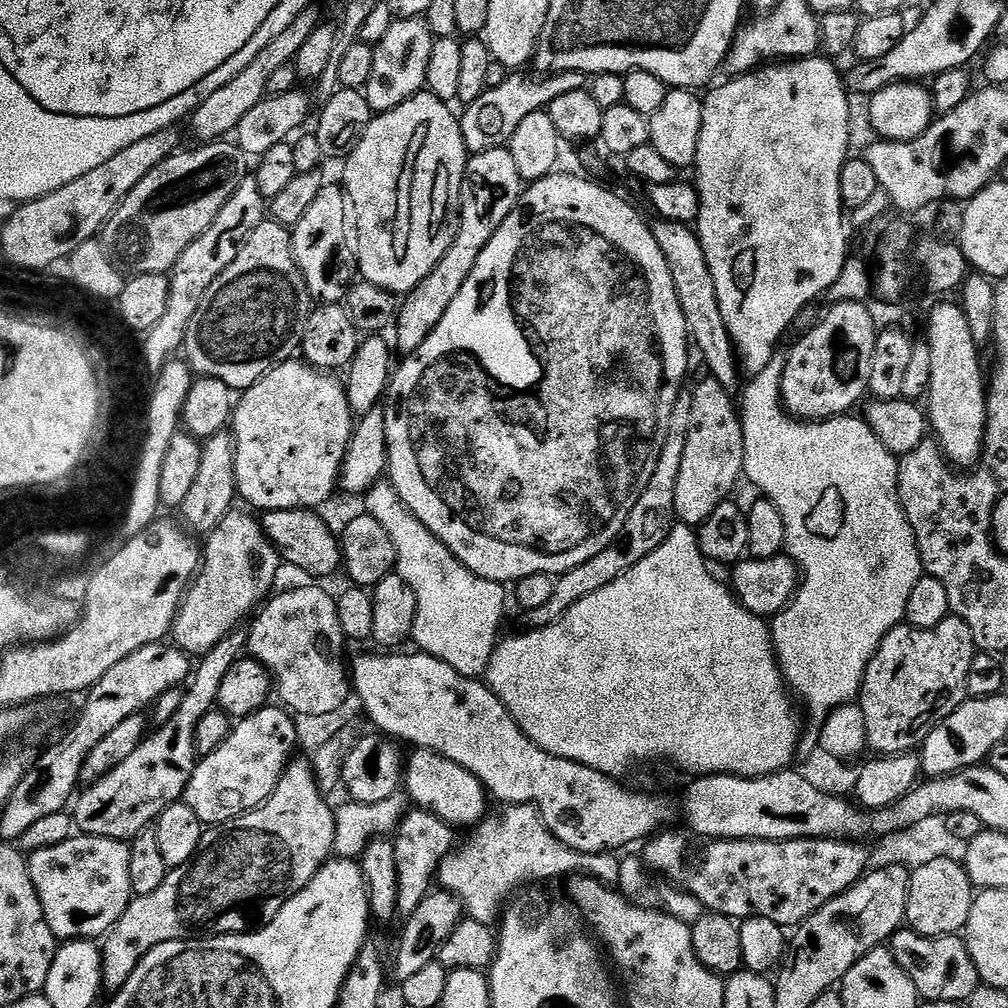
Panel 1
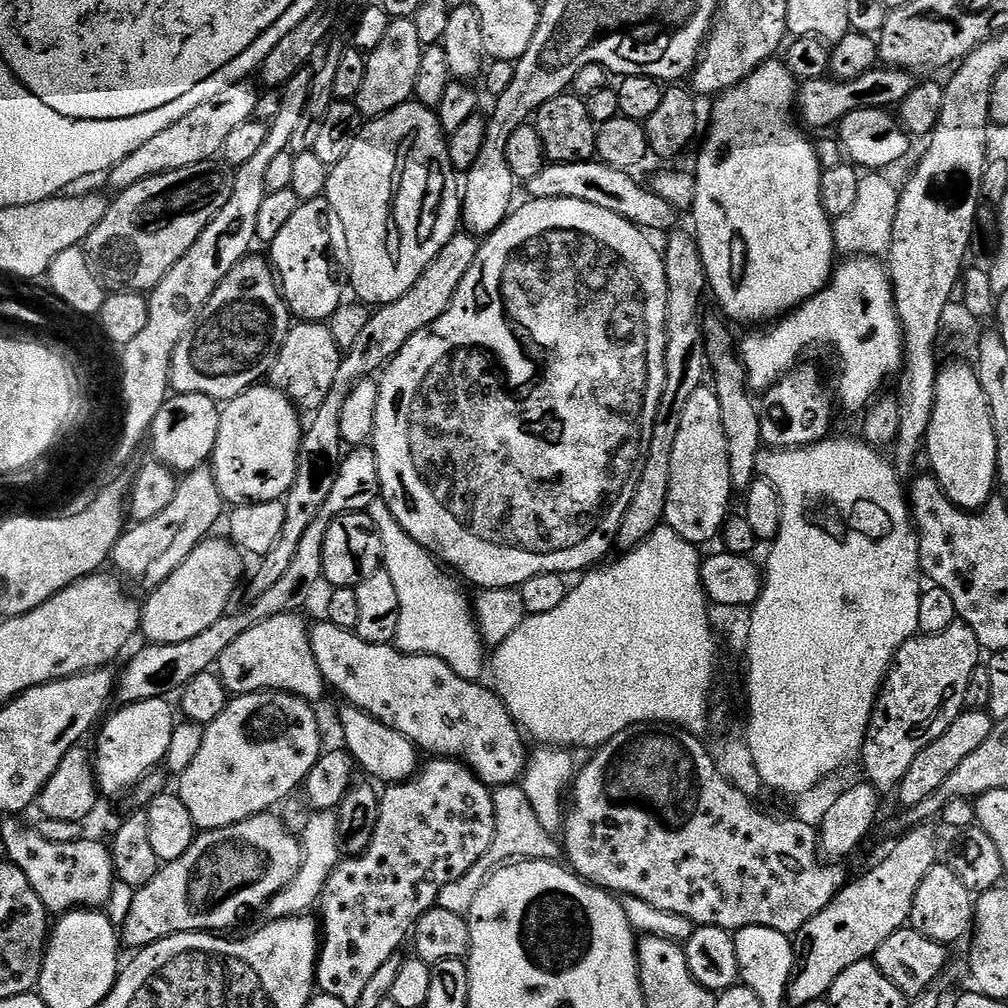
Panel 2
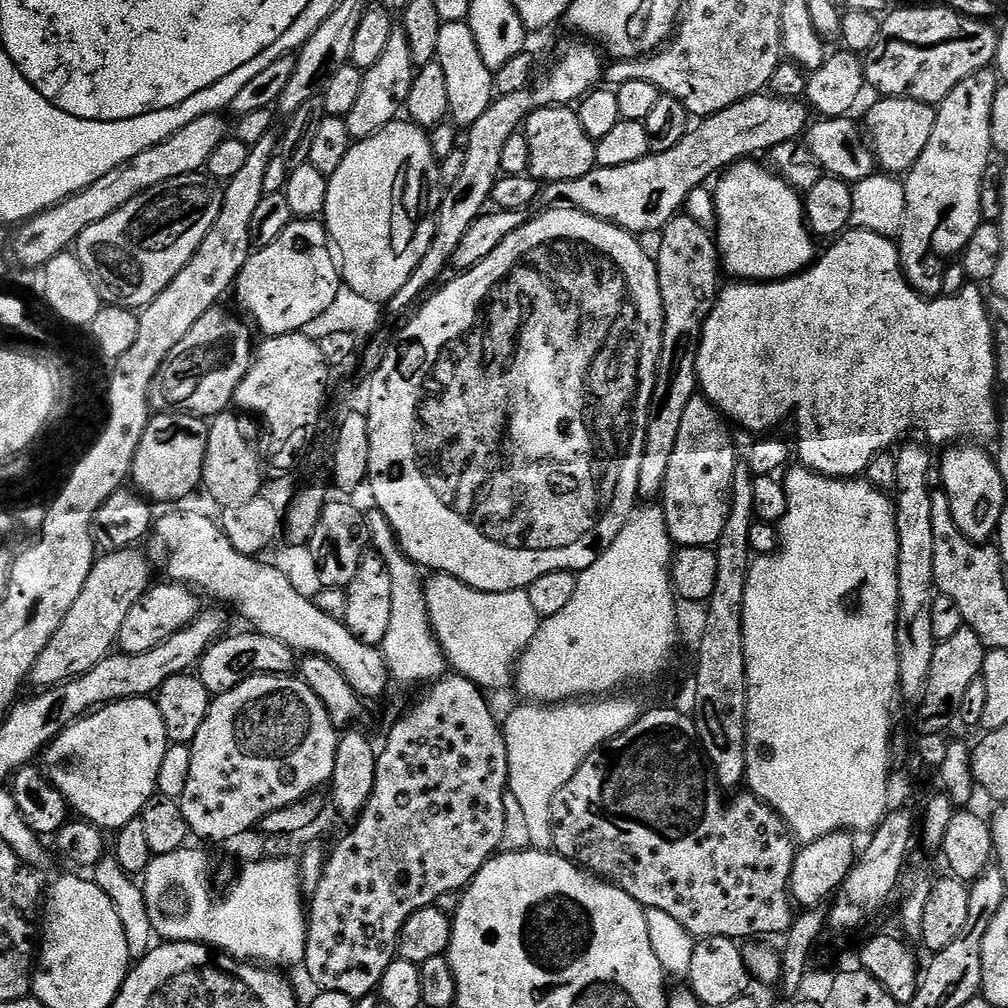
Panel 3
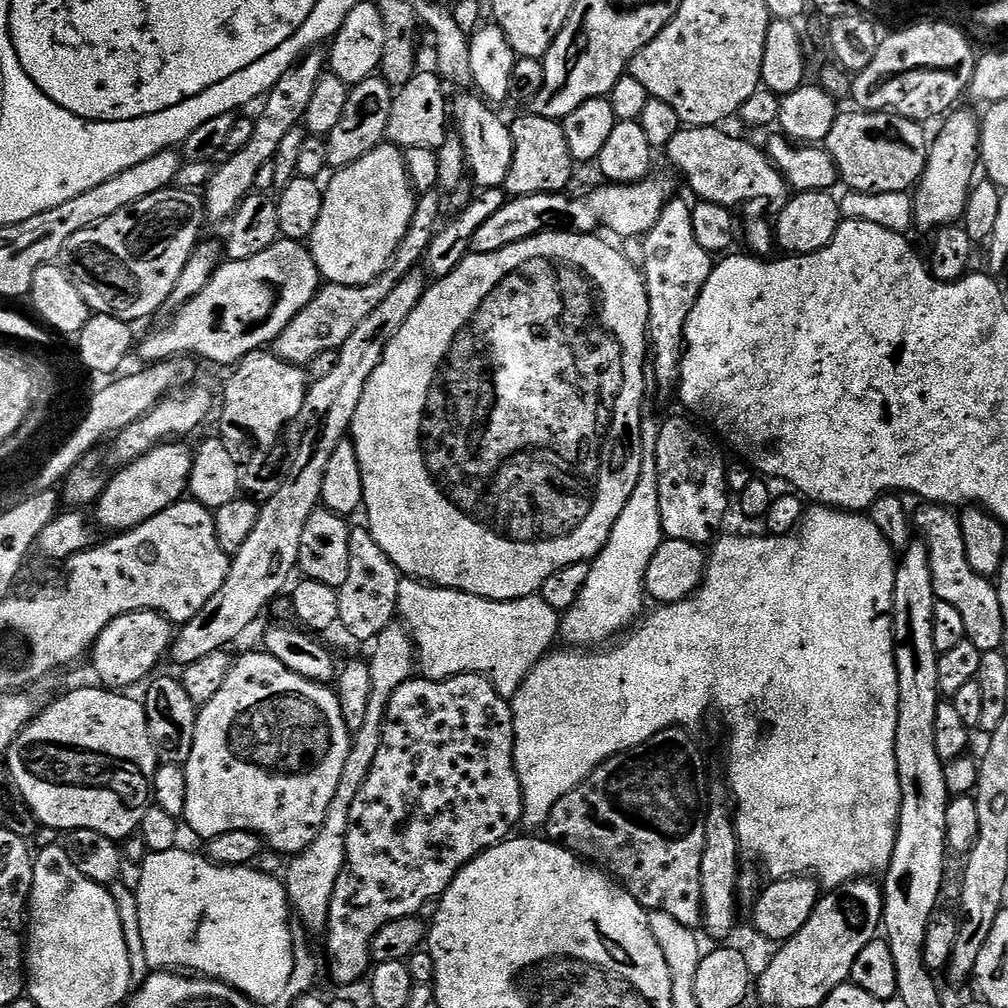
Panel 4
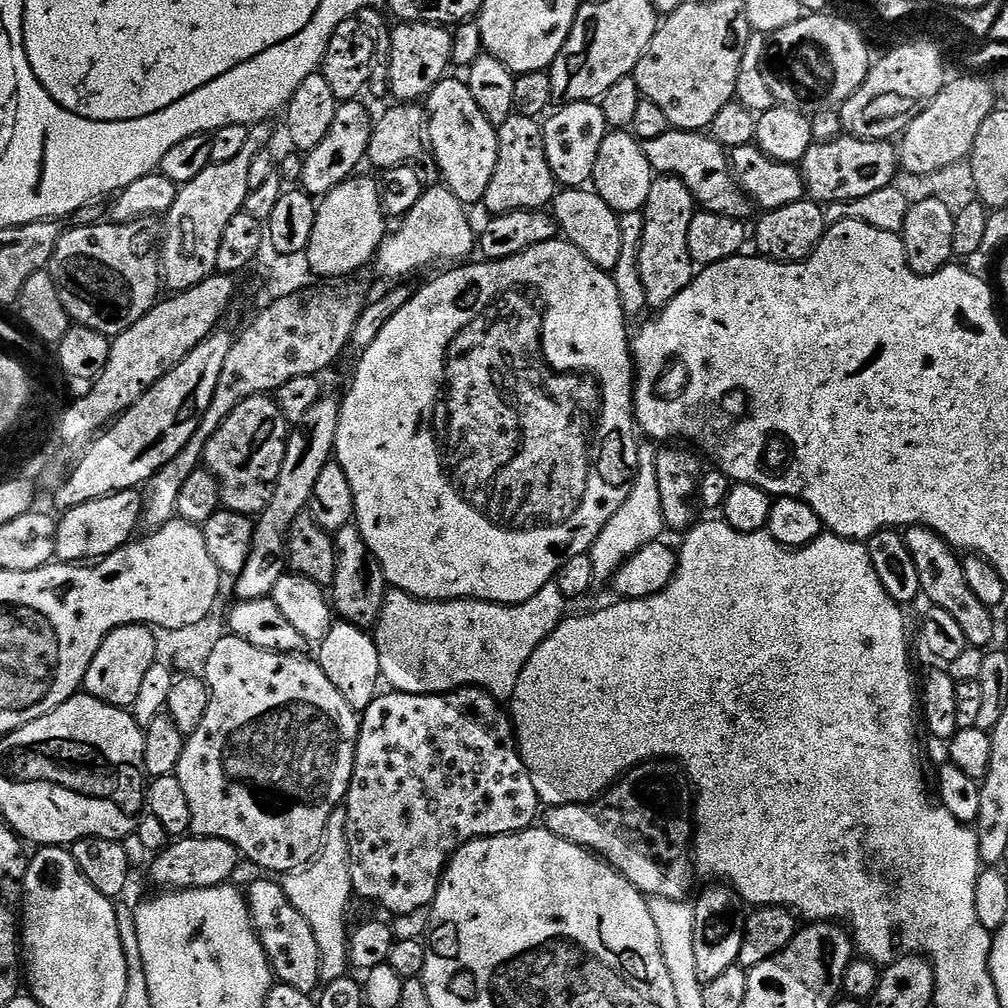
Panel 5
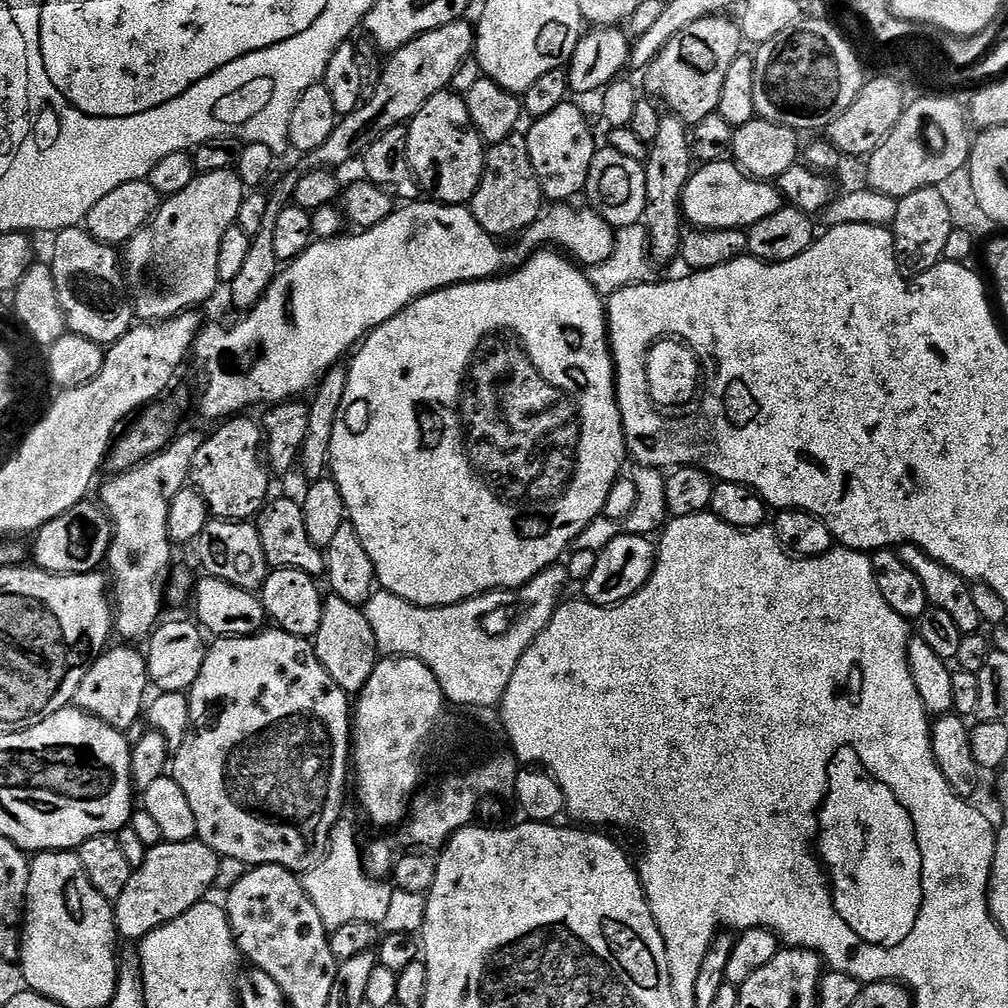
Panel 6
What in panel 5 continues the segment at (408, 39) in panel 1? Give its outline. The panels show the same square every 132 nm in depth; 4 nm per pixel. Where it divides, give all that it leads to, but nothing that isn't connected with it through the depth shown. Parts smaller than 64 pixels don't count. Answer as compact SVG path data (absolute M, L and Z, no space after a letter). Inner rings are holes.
M359 99L346 100L337 106L334 122L331 123L329 133L319 142L311 152L303 157L304 169L300 184L303 191L313 198L329 196L339 184L353 179L357 175L356 167L365 163L368 147L372 141L374 116L368 113L368 108L360 104Z

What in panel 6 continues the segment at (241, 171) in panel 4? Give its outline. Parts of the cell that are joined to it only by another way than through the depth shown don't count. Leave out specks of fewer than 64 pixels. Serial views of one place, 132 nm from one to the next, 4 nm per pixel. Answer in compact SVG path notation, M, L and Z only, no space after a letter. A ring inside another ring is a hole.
M226 168L217 172L205 172L178 194L167 197L152 219L128 240L122 252L122 268L132 301L133 313L141 321L169 320L183 312L199 309L216 288L221 287L218 278L218 246L222 246L222 234L236 224L238 210L246 195L246 187L236 170Z

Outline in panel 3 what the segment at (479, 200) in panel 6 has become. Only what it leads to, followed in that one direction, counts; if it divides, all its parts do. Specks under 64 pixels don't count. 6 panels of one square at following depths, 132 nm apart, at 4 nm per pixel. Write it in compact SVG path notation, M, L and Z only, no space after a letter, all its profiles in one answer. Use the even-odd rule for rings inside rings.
M555 104L534 110L522 125L522 135L530 146L527 175L544 184L582 178L582 174L590 174L590 170L597 167L596 141L582 130L580 113L575 107Z

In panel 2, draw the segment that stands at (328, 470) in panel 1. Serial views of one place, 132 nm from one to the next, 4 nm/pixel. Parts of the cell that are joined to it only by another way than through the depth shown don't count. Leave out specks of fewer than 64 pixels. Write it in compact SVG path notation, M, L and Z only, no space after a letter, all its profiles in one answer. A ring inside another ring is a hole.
M264 382L255 388L247 388L240 396L235 396L223 405L218 442L212 452L210 466L216 474L225 501L261 504L271 500L283 501L287 497L288 491L295 486L300 471L301 461L298 457L302 452L302 424L300 428L299 414L301 415L297 405L293 404L283 390Z

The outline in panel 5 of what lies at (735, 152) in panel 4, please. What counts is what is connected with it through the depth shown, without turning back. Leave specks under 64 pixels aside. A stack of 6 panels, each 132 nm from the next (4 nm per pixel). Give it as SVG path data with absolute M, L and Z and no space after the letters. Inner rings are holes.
M670 130L662 134L662 138L643 141L643 145L653 173L677 176L690 190L690 194L703 211L737 218L748 218L748 215L754 212L751 198L742 190L742 186L736 181L736 176L732 172L729 149L713 139L711 135L703 131Z

